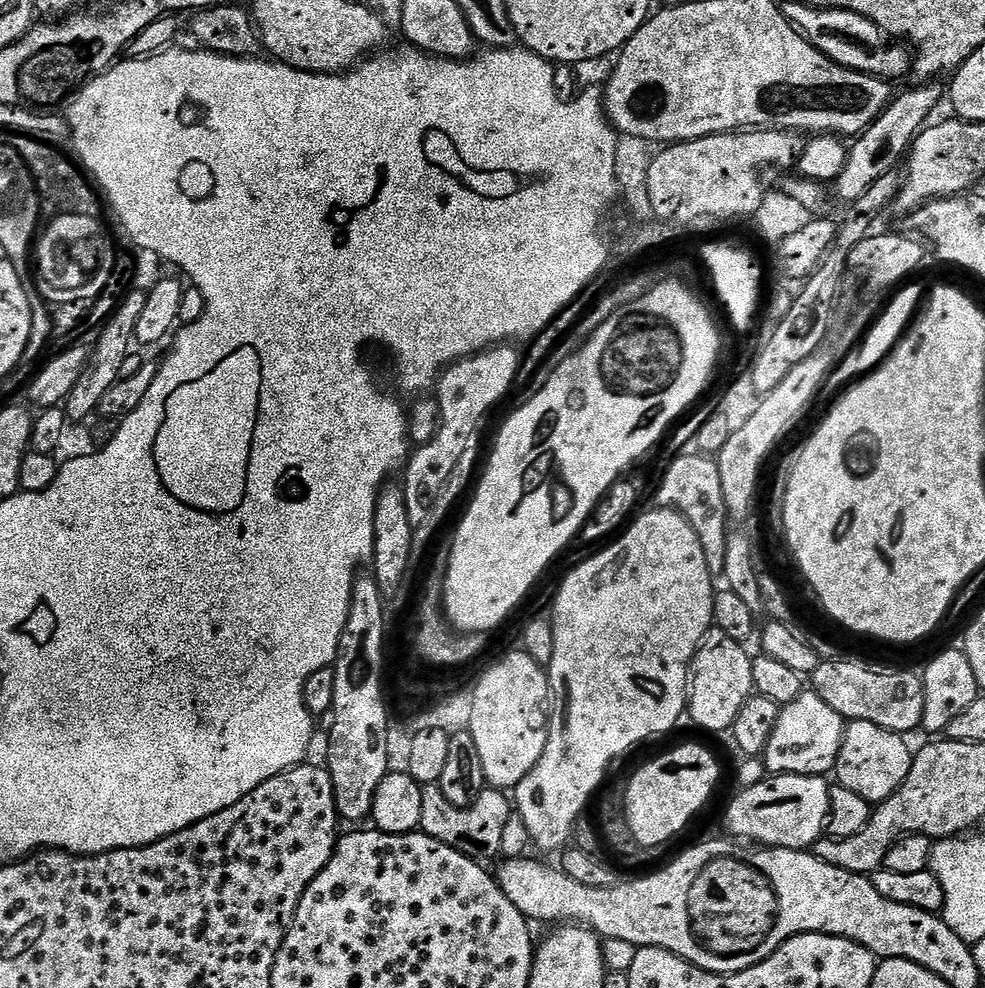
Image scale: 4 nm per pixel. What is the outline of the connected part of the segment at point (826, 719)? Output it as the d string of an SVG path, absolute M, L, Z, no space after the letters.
M805 690L801 696L794 698L794 702L783 705L778 714L778 722L774 726L774 734L770 734L770 742L766 742L766 750L762 757L763 767L769 773L777 776L823 776L827 777L835 769L838 762L838 754L842 750L842 738L846 721L833 710L830 705L818 694L811 690Z

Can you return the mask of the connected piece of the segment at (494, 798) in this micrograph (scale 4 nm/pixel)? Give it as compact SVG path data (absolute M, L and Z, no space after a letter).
M425 784L422 787L422 818L419 831L424 832L430 838L466 854L471 860L488 862L491 856L501 855L502 833L505 832L506 822L514 813L514 804L508 800L503 791L491 786L485 787L482 794L470 806L454 806L442 794L439 784Z

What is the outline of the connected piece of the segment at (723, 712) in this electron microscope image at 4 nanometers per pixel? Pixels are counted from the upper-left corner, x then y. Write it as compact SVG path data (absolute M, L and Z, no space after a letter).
M714 626L708 629L700 648L692 660L687 715L700 728L708 732L727 733L738 718L744 703L754 695L752 687L753 657L748 656L745 645L734 642Z

